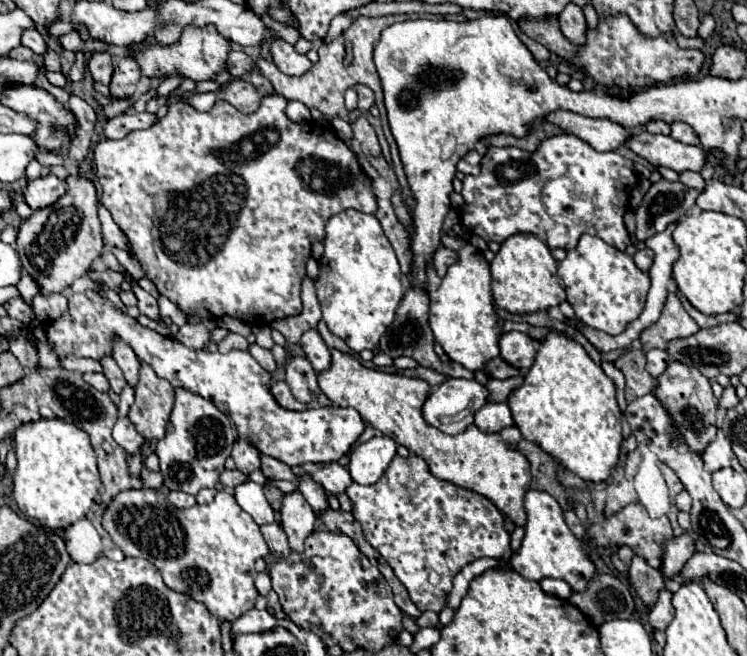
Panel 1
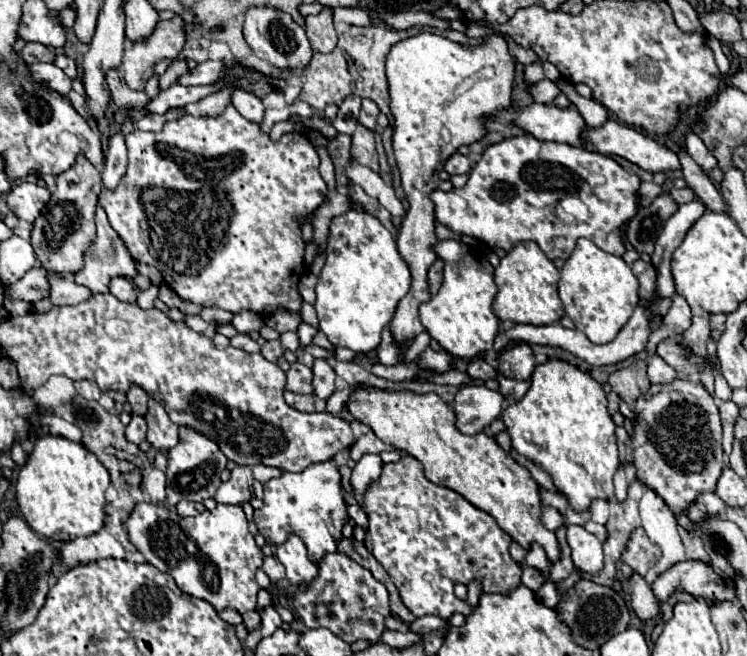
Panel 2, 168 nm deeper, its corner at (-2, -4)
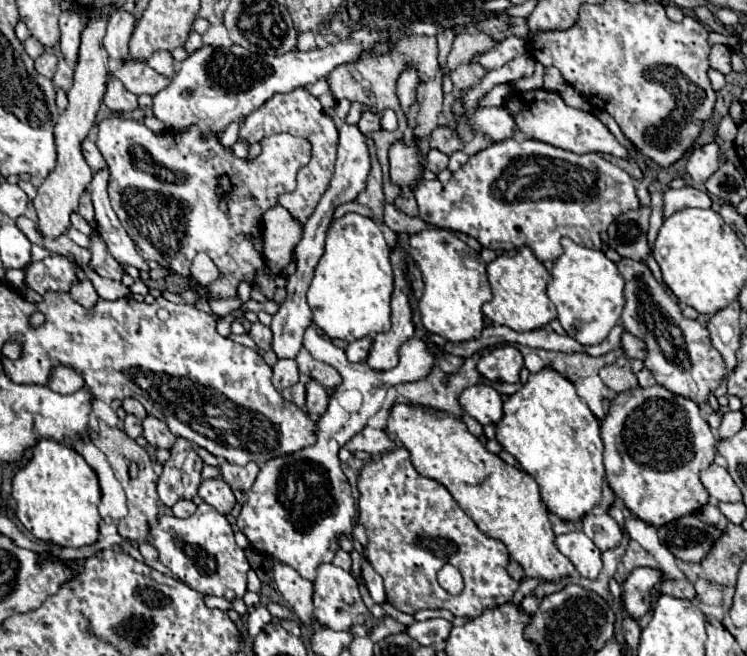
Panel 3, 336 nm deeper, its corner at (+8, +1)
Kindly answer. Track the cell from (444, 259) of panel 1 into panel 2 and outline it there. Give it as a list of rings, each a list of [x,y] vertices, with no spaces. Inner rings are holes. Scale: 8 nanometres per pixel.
[[[436,260],[430,270],[428,270],[428,284],[430,284],[430,294],[434,296],[442,284],[442,260]]]

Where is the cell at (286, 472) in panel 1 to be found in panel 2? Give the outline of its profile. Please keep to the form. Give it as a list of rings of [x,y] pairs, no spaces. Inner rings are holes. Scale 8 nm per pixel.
[[[254,466],[252,474],[254,474],[254,480],[264,484],[264,482],[268,482],[272,478],[278,478],[282,472],[278,468],[270,468],[270,466]]]

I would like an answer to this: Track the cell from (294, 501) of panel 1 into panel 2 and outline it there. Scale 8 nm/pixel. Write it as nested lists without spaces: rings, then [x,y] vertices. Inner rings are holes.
[[[290,536],[282,546],[276,548],[276,558],[286,568],[286,578],[294,586],[310,586],[318,576],[318,566],[306,556],[306,548],[298,536]]]

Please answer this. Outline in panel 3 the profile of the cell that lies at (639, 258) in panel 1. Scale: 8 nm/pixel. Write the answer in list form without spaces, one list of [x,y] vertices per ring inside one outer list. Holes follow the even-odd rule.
[[[620,259],[616,265],[626,281],[622,323],[628,333],[646,341],[648,357],[644,367],[650,369],[656,375],[656,381],[672,393],[692,397],[696,403],[706,401],[708,393],[720,383],[720,377],[724,377],[724,363],[720,361],[720,353],[710,345],[706,327],[682,317],[678,303],[668,297],[644,261]]]

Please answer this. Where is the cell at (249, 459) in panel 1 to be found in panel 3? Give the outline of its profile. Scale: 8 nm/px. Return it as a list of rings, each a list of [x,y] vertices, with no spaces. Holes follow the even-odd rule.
[[[222,477],[202,481],[200,483],[200,489],[198,489],[198,495],[208,505],[212,505],[214,509],[218,509],[224,515],[228,515],[234,509],[234,505],[236,505],[236,497],[234,497],[230,485]]]

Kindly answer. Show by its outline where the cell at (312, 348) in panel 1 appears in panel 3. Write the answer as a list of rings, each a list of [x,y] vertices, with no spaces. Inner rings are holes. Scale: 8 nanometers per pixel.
[[[310,379],[306,383],[306,409],[312,417],[320,417],[328,407],[328,391],[320,385],[320,381]]]

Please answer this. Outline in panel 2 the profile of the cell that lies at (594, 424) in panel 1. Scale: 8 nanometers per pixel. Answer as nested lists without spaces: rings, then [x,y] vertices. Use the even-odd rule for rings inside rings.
[[[548,360],[536,366],[526,396],[510,404],[502,420],[518,454],[538,464],[552,476],[554,486],[568,498],[570,508],[584,512],[598,498],[612,500],[612,476],[618,470],[614,422],[606,410],[606,392],[588,374],[568,362]]]

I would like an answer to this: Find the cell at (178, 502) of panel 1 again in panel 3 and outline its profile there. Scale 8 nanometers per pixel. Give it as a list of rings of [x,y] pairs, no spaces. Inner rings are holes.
[[[182,499],[182,501],[178,501],[178,503],[172,505],[172,513],[174,513],[176,517],[188,517],[188,515],[192,515],[194,511],[196,511],[196,505],[194,505],[192,501],[186,501],[186,499]]]

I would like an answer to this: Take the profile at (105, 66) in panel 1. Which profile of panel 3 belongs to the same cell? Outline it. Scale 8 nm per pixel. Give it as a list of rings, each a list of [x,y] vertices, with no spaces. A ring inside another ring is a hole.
[[[112,79],[112,81],[108,81],[104,103],[108,109],[118,111],[118,113],[134,111],[138,107],[138,97],[134,93],[130,93],[128,89],[124,89],[124,85],[118,79]]]

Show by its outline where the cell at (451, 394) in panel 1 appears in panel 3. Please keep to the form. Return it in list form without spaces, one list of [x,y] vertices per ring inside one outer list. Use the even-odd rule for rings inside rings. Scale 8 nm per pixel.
[[[472,385],[458,397],[466,415],[474,417],[480,425],[498,423],[502,417],[502,397],[490,385]]]

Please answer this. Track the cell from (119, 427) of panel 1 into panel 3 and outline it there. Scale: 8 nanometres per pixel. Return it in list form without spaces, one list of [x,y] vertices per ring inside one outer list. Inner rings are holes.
[[[126,415],[126,419],[124,419],[124,431],[126,431],[128,437],[136,439],[138,435],[142,435],[142,421],[138,417],[134,417],[134,415]]]

